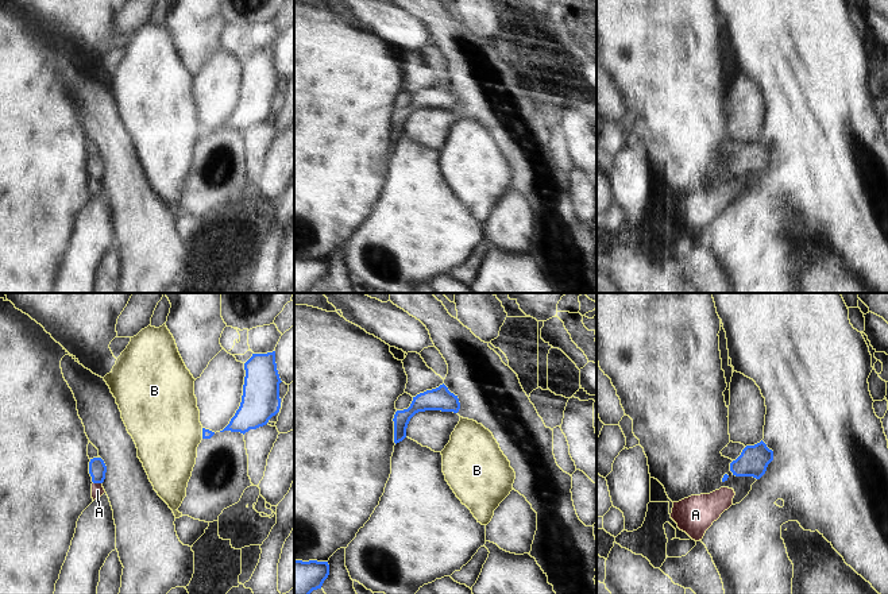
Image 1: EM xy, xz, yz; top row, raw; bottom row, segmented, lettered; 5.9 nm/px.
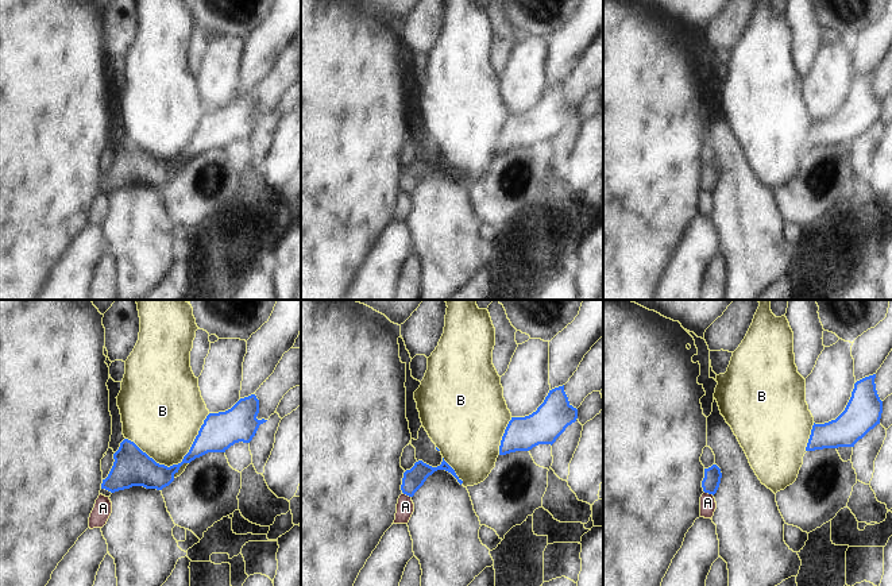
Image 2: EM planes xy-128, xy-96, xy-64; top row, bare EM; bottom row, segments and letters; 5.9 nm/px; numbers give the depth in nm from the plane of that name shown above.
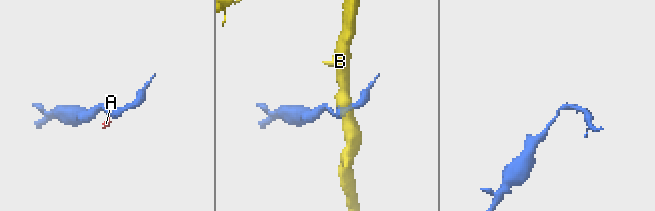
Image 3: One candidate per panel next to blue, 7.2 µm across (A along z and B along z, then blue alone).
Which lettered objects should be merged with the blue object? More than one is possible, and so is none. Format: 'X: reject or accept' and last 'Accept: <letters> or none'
A: reject
B: reject
Accept: none

